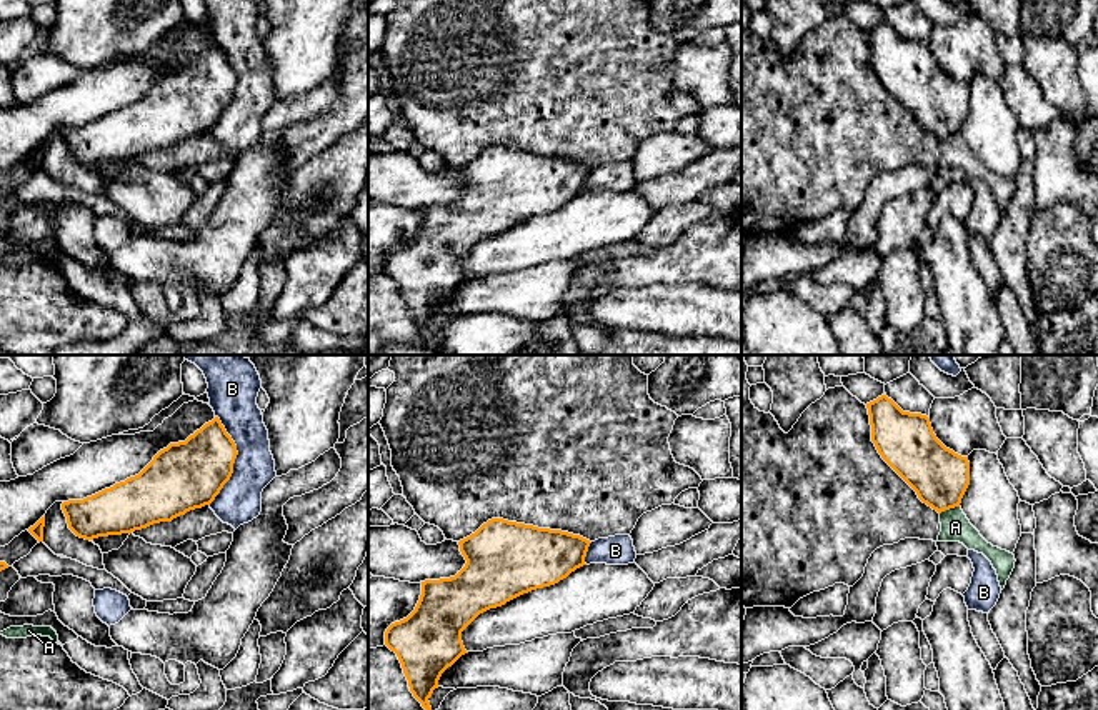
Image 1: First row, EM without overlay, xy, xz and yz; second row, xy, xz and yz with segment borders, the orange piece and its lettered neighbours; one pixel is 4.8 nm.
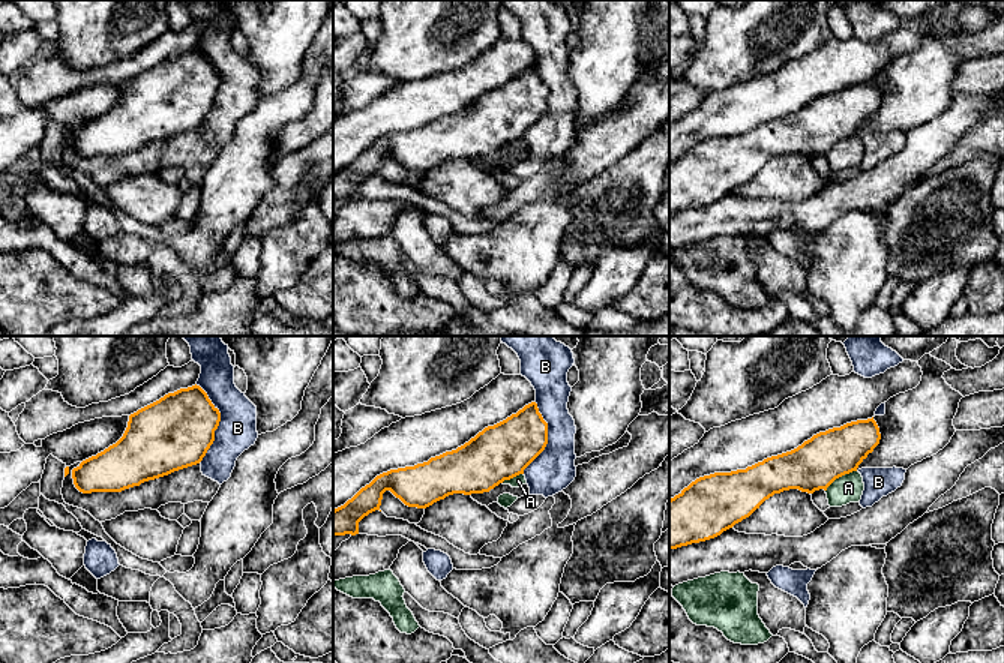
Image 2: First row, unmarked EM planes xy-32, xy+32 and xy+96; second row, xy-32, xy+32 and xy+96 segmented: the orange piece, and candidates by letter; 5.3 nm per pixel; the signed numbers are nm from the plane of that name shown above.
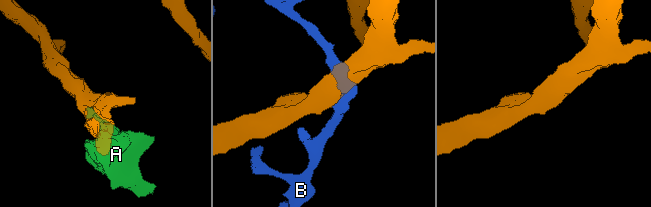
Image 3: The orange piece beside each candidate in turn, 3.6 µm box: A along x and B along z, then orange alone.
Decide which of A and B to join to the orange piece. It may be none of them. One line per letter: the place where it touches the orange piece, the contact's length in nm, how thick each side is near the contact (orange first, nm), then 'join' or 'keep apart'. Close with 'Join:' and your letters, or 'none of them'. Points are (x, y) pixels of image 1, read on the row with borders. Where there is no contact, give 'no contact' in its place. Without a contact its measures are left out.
A: contact yz (948, 509); length 100 nm; calibres 280 and 140 nm; keep apart
B: contact xy (234, 460); length 440 nm; calibres 320 and 220 nm; keep apart
Join: none of them

